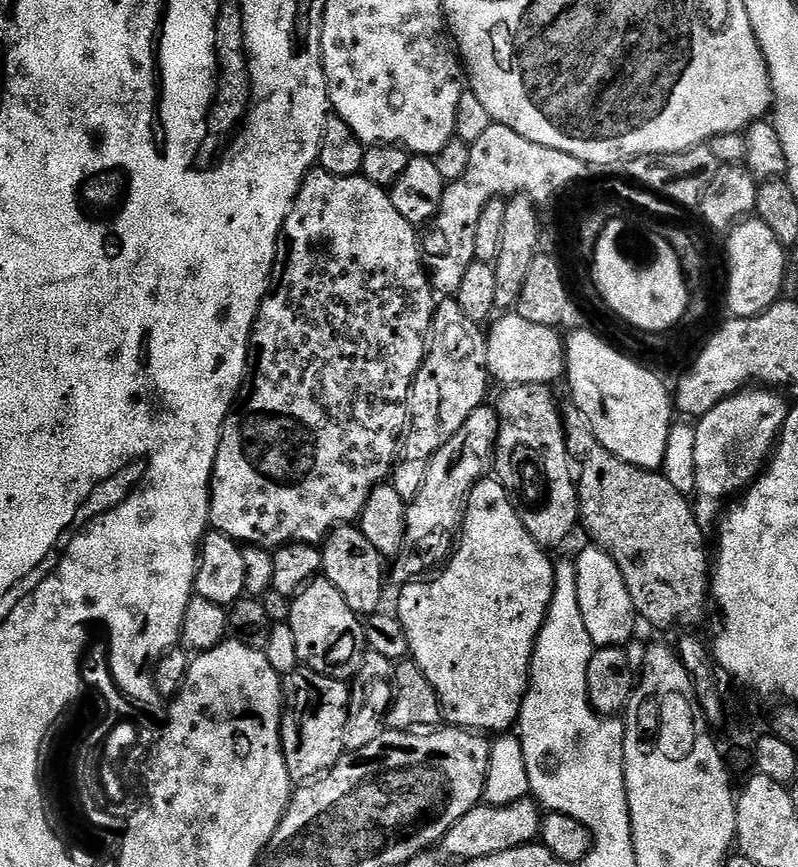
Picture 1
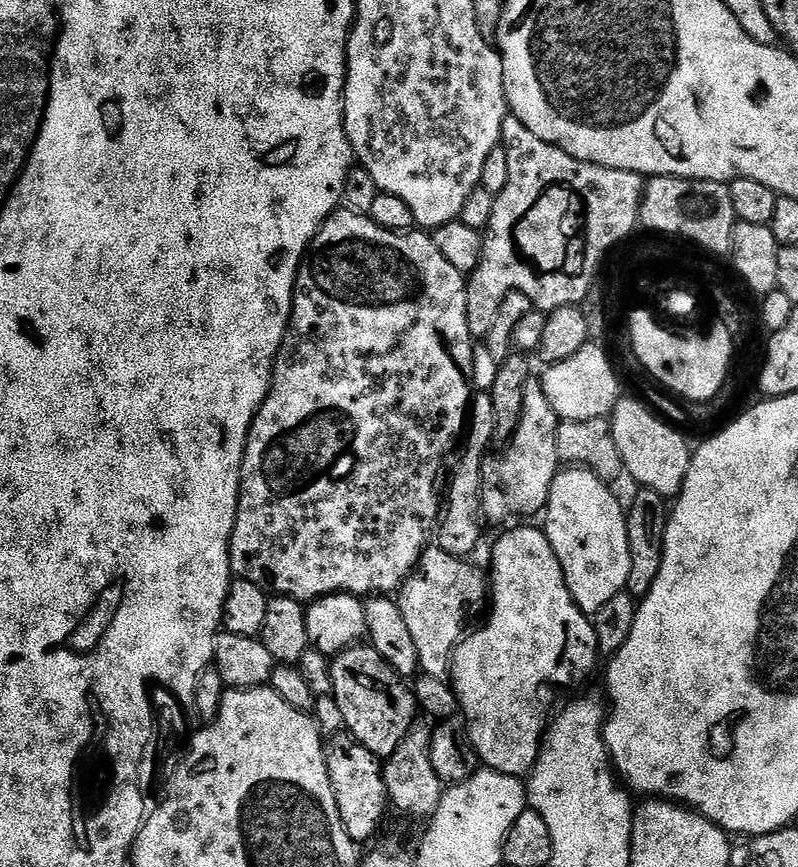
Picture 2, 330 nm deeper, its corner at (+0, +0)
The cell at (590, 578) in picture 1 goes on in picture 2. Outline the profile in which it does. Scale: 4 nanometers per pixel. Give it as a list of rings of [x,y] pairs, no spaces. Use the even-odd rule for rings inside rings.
[[[568,466],[557,471],[554,482],[550,486],[548,507],[542,513],[542,531],[548,535],[550,546],[554,546],[554,554],[558,554],[558,562],[562,566],[562,574],[574,602],[582,611],[594,614],[602,610],[604,601],[617,591],[618,586],[627,581],[630,574],[630,542],[626,538],[626,508],[616,501],[609,485],[601,480],[595,472],[583,466]]]

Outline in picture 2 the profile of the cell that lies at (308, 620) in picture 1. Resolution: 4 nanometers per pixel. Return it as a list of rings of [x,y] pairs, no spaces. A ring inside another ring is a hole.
[[[353,646],[331,657],[332,691],[342,710],[344,728],[370,754],[387,758],[398,750],[402,738],[418,716],[416,697],[405,681],[371,646]]]

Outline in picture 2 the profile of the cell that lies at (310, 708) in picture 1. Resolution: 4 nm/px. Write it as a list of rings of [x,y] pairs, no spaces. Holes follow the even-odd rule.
[[[337,734],[327,741],[324,761],[346,834],[350,834],[350,838],[357,842],[370,839],[380,828],[384,807],[387,809],[390,804],[388,792],[384,788],[381,761],[374,754],[370,754],[366,746],[362,746],[353,736],[347,734]]]

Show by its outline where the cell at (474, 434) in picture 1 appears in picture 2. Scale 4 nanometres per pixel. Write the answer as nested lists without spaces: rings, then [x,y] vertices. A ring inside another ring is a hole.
[[[529,378],[524,387],[520,425],[510,437],[509,448],[501,456],[485,459],[480,467],[480,510],[485,521],[532,516],[535,512],[537,515],[548,507],[550,486],[562,464],[556,445],[556,431],[561,422],[554,406],[550,406],[550,398],[546,398],[543,383]]]

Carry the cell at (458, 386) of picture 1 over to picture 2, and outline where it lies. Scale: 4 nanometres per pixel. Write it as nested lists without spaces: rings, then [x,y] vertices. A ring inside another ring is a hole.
[[[477,395],[470,405],[470,415],[466,425],[466,435],[459,449],[460,461],[452,468],[452,481],[447,481],[446,495],[442,500],[442,511],[438,517],[438,527],[434,532],[435,543],[446,554],[461,558],[471,557],[471,552],[480,544],[480,467],[489,455],[488,447],[496,440],[496,423],[494,422],[494,402],[491,395]]]

